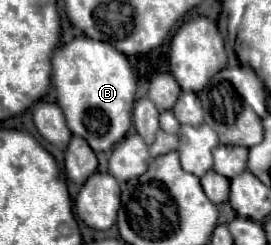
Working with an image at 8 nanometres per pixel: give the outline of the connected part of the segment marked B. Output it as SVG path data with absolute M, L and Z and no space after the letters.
M87 36L73 38L53 52L51 80L57 92L57 104L73 136L85 138L95 152L107 152L125 138L131 128L137 78L123 52L103 40L89 40Z

